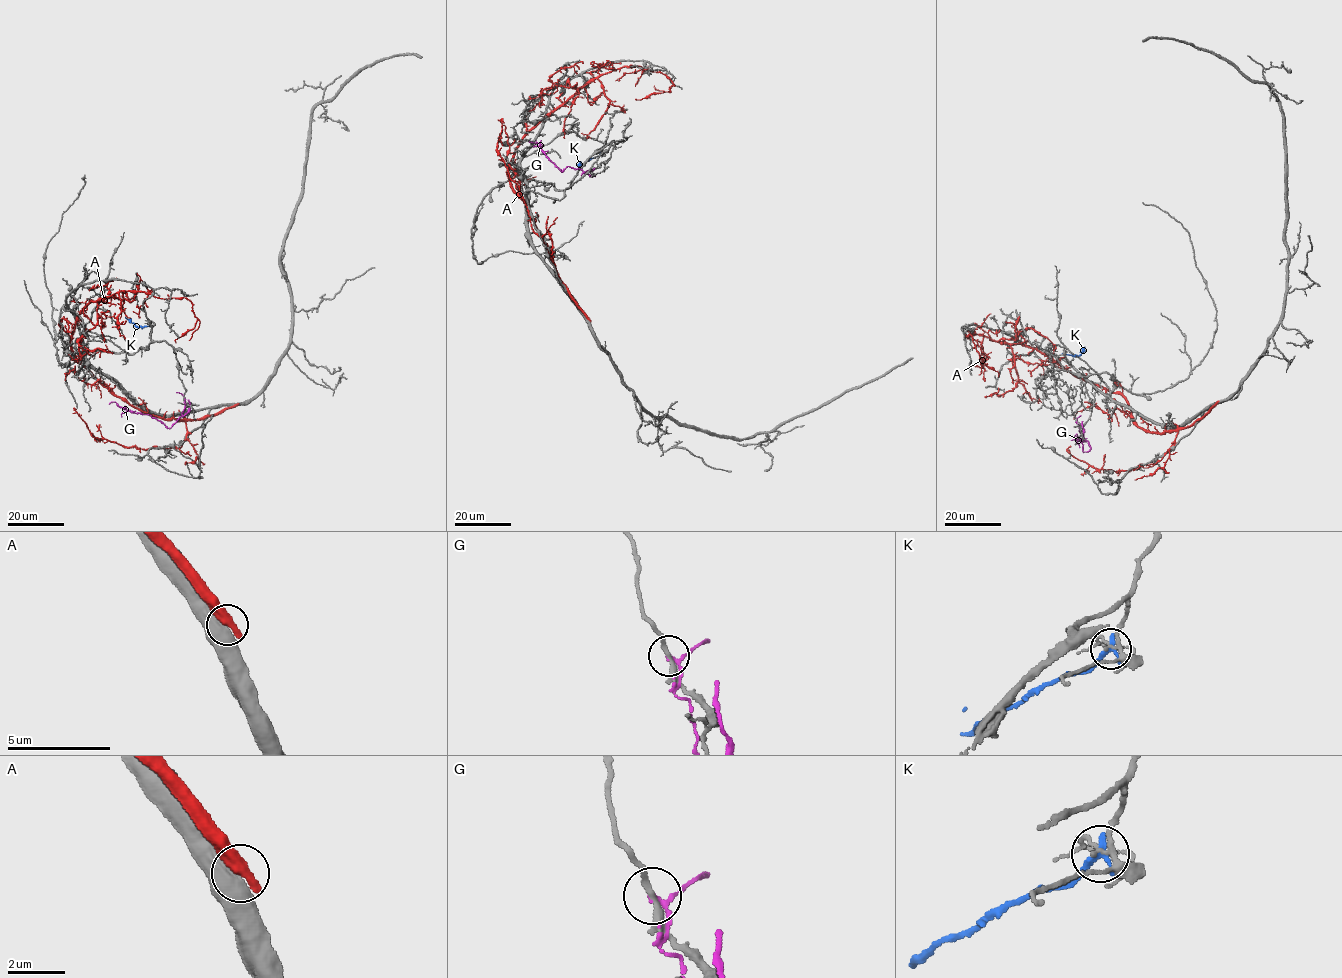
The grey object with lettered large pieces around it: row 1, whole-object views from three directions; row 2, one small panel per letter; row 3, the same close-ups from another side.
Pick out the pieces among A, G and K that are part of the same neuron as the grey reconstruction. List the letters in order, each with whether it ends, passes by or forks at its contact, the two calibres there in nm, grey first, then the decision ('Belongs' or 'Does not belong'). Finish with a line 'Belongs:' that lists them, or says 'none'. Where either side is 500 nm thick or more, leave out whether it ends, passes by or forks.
A: Thickness 700 nm (grey) against 550 nm. Does not belong
G: It passes by. Thickness 220 nm (grey) against 110 nm. Does not belong
K: It ends there. Thickness 180 nm (grey) against 300 nm. Does not belong
Belongs: none

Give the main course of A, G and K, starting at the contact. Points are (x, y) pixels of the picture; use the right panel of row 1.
A: (1217, 402), (1184, 428), (1147, 432), (1120, 394), (1026, 345), (969, 333), (998, 376)
G: (1075, 417), (1082, 435), (1083, 451), (1091, 448), (1087, 441), (1074, 438), (1076, 433), (1077, 436)
K: (1064, 354), (1078, 355), (1085, 347)

